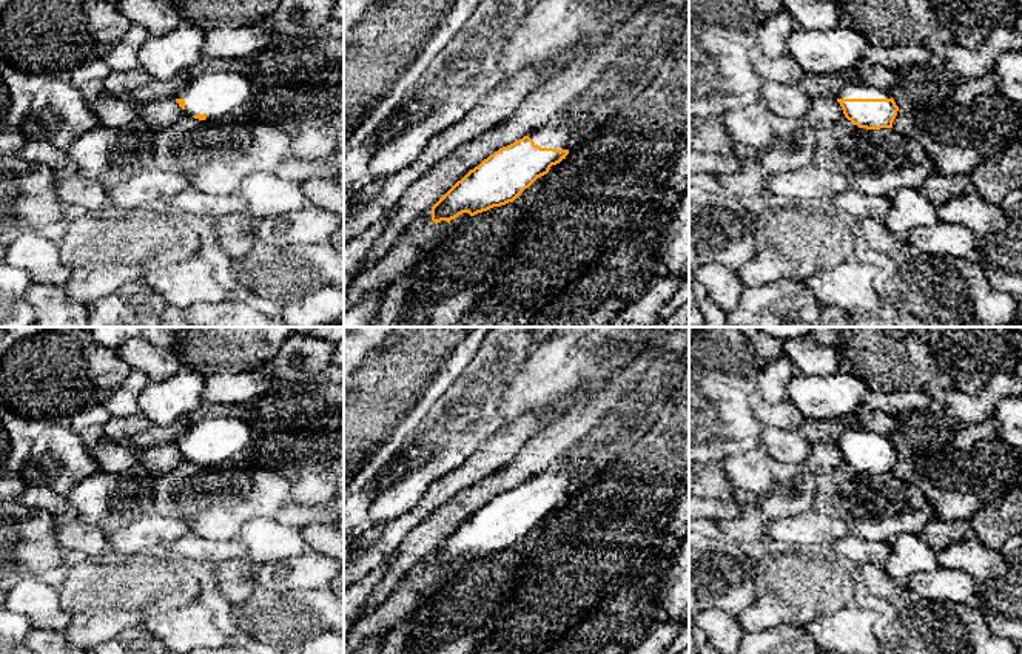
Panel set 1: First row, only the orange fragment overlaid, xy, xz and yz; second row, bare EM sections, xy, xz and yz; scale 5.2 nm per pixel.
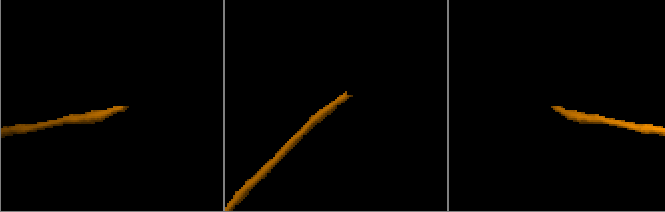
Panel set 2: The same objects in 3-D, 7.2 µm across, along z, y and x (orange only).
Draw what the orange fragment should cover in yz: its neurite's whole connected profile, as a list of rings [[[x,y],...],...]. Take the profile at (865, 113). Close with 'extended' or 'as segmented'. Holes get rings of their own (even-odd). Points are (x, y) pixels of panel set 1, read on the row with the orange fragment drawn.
[[[851,79],[835,96],[843,114],[859,128],[893,128],[899,106],[889,91]]]; extended

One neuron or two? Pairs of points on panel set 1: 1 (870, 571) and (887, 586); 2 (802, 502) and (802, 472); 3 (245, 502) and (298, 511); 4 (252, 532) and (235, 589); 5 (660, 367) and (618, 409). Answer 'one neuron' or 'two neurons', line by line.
1: one neuron
2: one neuron
3: two neurons
4: two neurons
5: one neuron

